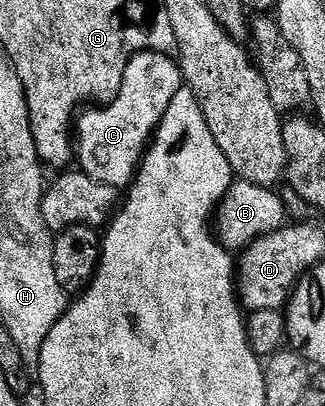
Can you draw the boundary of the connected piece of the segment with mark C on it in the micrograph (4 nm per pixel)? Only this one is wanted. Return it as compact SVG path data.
M150 50L133 55L112 102L104 108L86 109L76 119L75 154L79 162L81 158L80 173L108 186L128 187L137 177L137 168L153 135L157 133L161 117L167 112L175 92L182 88L180 65L170 55Z

